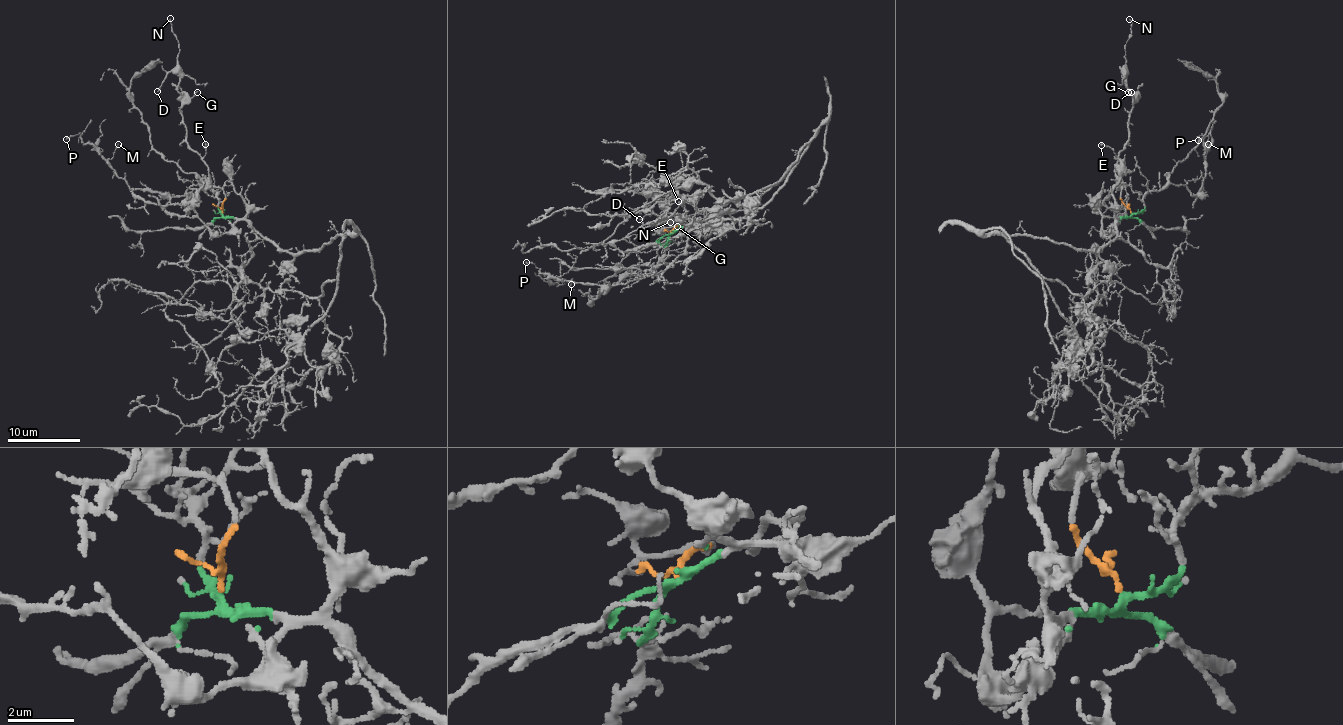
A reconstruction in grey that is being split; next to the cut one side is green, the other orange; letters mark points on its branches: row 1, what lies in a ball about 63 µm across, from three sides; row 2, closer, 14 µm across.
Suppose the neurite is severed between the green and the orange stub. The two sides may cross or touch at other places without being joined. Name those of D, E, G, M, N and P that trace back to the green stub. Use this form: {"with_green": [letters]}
{"with_green": ["M", "P"]}

